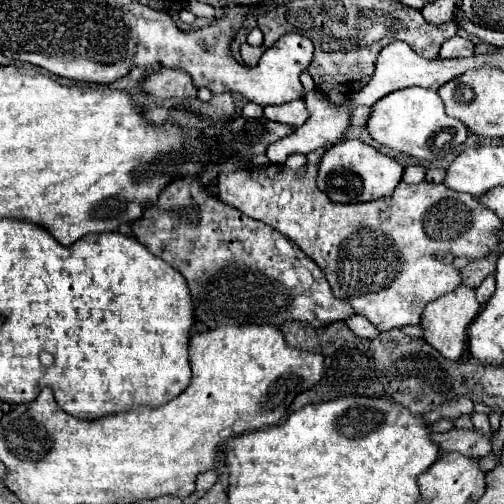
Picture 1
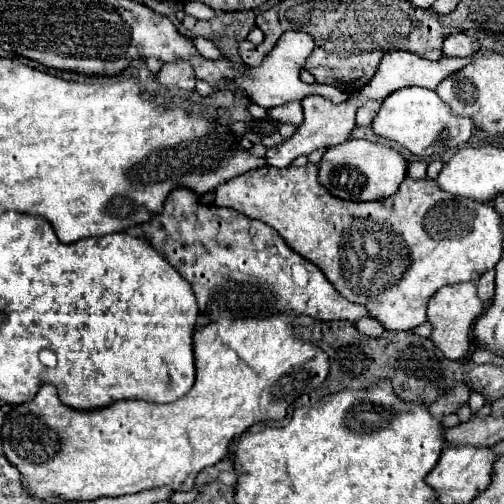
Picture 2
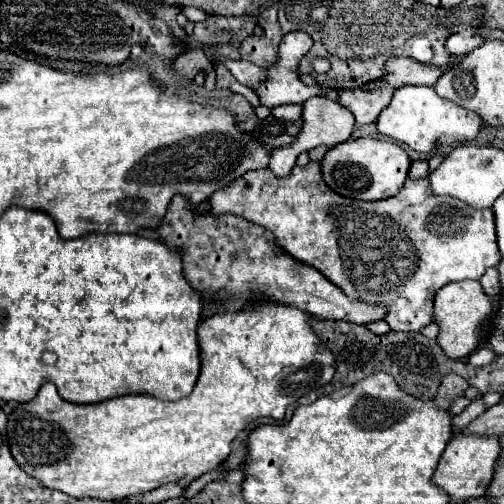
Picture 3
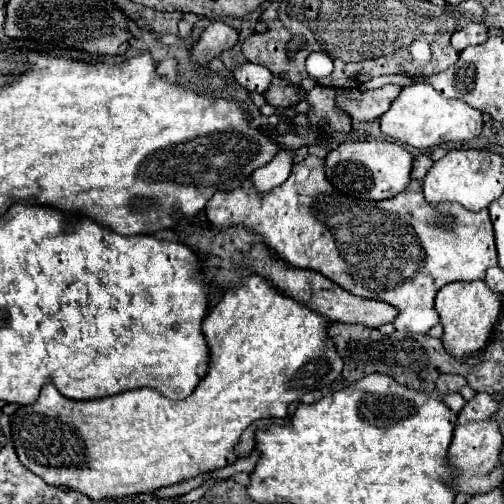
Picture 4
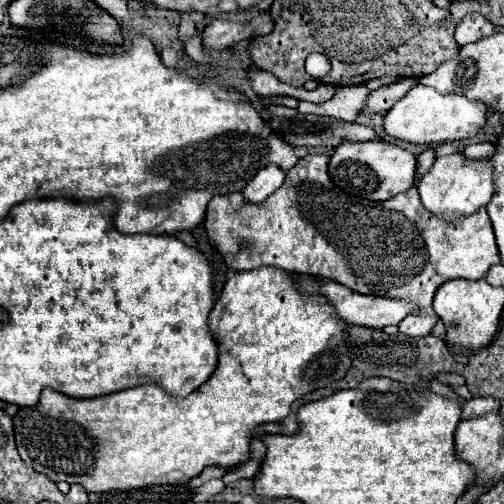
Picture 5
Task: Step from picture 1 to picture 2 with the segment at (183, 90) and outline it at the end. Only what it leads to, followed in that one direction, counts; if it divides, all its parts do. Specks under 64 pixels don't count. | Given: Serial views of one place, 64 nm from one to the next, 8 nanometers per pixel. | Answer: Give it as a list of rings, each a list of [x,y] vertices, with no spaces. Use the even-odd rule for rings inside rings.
[[[178,60],[172,64],[164,64],[160,68],[160,72],[156,74],[156,80],[164,86],[164,88],[180,88],[180,90],[194,90],[196,78],[192,72],[192,66],[186,60]]]

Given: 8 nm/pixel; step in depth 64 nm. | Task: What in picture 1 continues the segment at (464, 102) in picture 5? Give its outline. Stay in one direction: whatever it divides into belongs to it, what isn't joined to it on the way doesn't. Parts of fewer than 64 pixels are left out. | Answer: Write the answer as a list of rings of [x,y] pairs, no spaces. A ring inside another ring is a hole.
[[[418,86],[390,92],[388,96],[380,98],[376,104],[372,104],[372,112],[366,122],[366,130],[376,142],[380,142],[396,152],[402,152],[406,156],[412,156],[416,160],[422,160],[422,162],[434,162],[436,154],[444,156],[444,150],[454,150],[468,136],[468,130],[464,128],[464,124],[460,124],[460,120],[450,118],[444,112],[444,102],[440,100],[438,92],[418,88]],[[440,132],[448,132],[452,136],[452,140],[444,148],[436,146],[436,136]]]

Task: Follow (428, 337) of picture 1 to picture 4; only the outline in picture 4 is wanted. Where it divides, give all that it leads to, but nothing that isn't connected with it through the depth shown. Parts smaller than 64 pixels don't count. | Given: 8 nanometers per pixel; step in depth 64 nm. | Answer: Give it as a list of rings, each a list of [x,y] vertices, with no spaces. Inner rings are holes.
[[[482,280],[452,282],[452,284],[442,286],[436,294],[436,312],[444,326],[442,344],[446,352],[452,354],[454,358],[482,352],[500,318],[500,310],[502,310],[500,296],[492,294],[492,290],[488,290]]]

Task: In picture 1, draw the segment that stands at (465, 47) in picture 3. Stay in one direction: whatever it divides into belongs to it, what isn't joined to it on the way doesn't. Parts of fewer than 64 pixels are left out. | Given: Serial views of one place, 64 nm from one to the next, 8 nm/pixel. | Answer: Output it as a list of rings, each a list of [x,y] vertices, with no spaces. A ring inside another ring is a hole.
[[[450,38],[442,44],[440,58],[460,58],[460,56],[472,56],[474,54],[474,44],[466,38]]]

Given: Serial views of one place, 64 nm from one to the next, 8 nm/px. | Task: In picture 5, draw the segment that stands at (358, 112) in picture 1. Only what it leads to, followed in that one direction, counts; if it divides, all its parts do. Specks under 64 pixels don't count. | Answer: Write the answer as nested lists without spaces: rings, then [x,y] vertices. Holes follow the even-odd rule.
[[[406,78],[398,84],[390,84],[386,88],[378,88],[378,90],[372,90],[368,94],[368,100],[366,100],[366,106],[362,112],[372,112],[372,114],[384,114],[394,102],[398,102],[406,90],[410,90],[416,82],[412,78]]]

